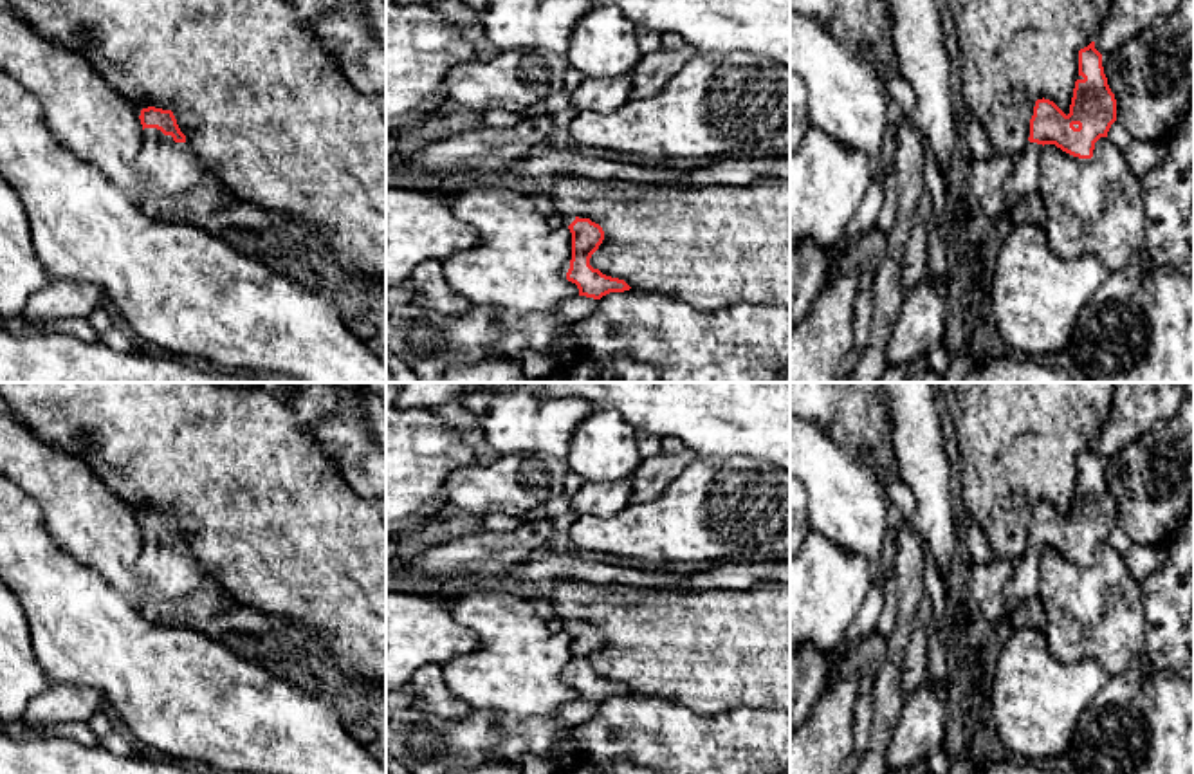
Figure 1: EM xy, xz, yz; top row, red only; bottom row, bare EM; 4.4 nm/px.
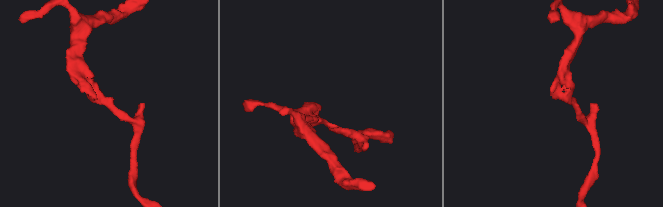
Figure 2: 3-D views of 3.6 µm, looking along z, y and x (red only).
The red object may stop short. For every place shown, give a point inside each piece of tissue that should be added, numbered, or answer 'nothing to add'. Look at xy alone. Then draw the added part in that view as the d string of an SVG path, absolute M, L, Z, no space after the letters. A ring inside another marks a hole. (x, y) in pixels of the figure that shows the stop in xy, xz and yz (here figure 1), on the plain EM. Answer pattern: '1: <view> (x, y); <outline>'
1: xy (166, 571); M157 532L142 534L142 552L135 572L142 585L132 590L130 601L135 595L175 599L211 585L189 547L175 547L171 539Z

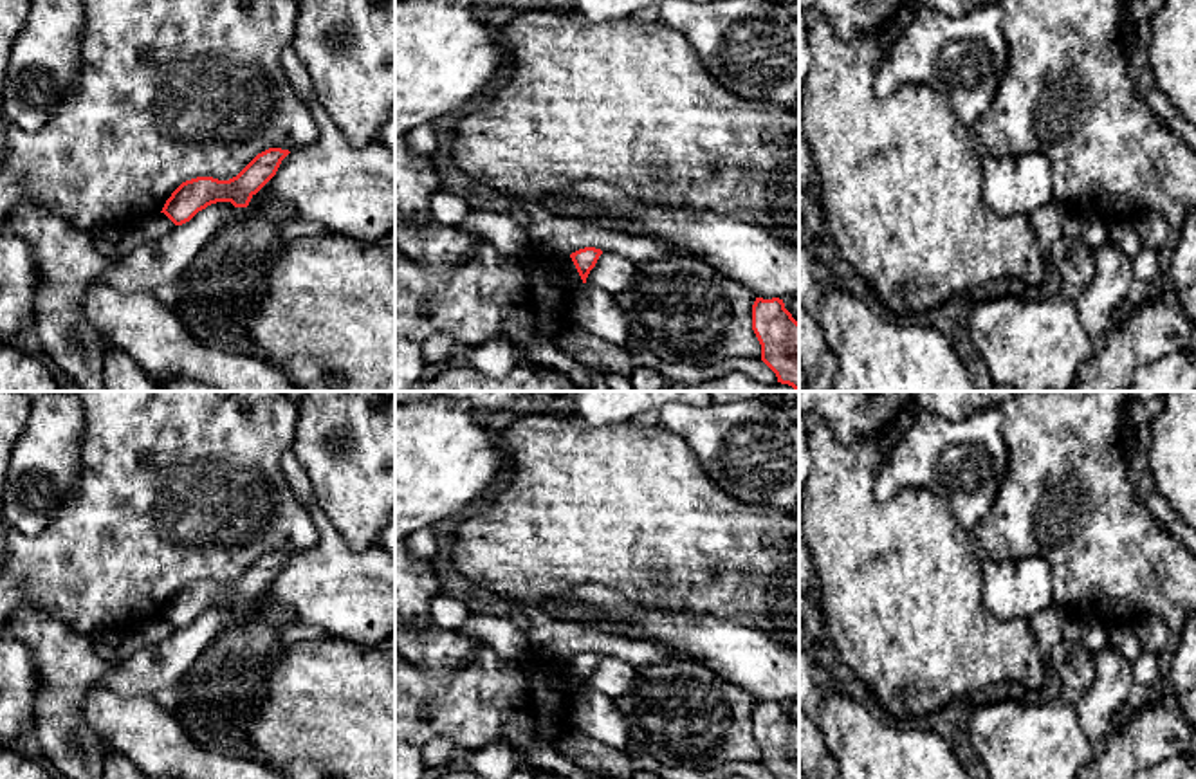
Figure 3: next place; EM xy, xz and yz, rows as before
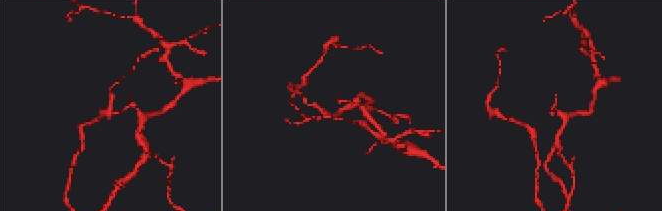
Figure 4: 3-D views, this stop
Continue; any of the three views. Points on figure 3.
nothing to add

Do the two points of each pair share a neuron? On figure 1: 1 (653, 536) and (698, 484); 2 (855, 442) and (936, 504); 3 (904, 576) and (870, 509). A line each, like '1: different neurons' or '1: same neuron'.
1: same neuron
2: different neurons
3: different neurons

